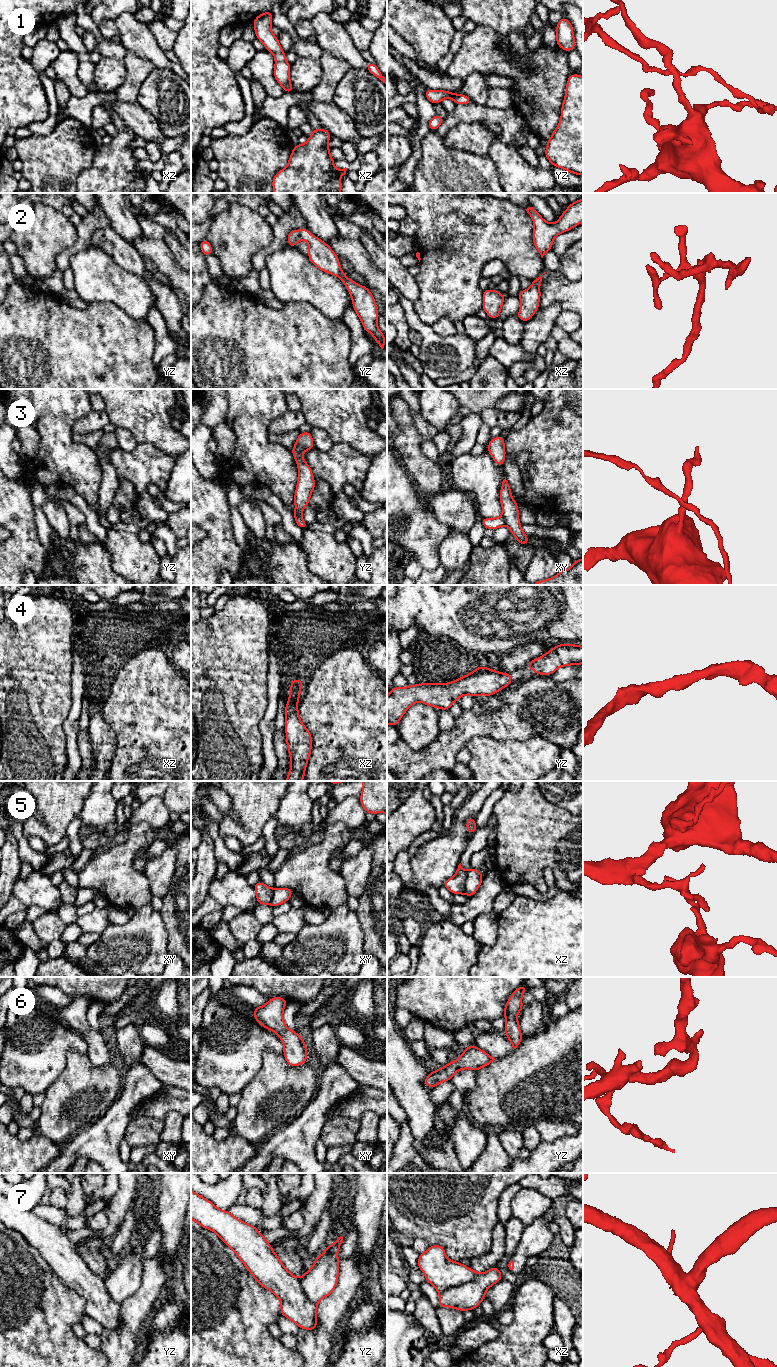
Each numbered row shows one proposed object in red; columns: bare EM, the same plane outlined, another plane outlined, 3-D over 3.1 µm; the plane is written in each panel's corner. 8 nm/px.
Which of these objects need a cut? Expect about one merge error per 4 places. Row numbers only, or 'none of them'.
3, 5, 7

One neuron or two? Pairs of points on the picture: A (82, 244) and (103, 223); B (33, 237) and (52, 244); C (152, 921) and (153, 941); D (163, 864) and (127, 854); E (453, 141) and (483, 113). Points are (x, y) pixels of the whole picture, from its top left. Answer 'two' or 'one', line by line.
A: one
B: one
C: one
D: two
E: two

